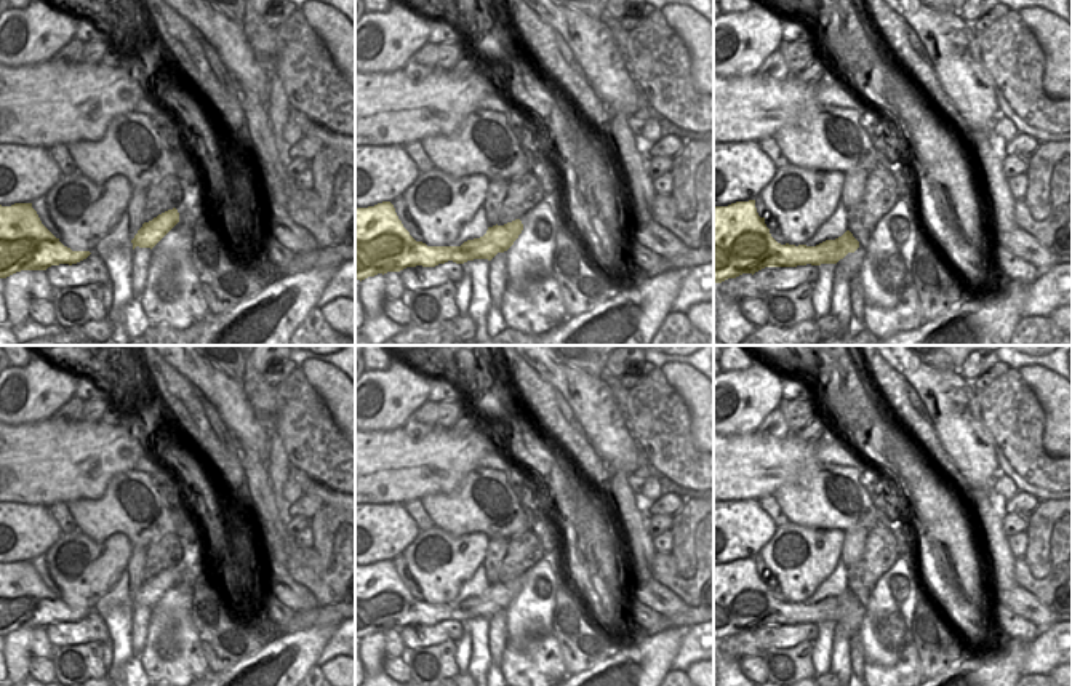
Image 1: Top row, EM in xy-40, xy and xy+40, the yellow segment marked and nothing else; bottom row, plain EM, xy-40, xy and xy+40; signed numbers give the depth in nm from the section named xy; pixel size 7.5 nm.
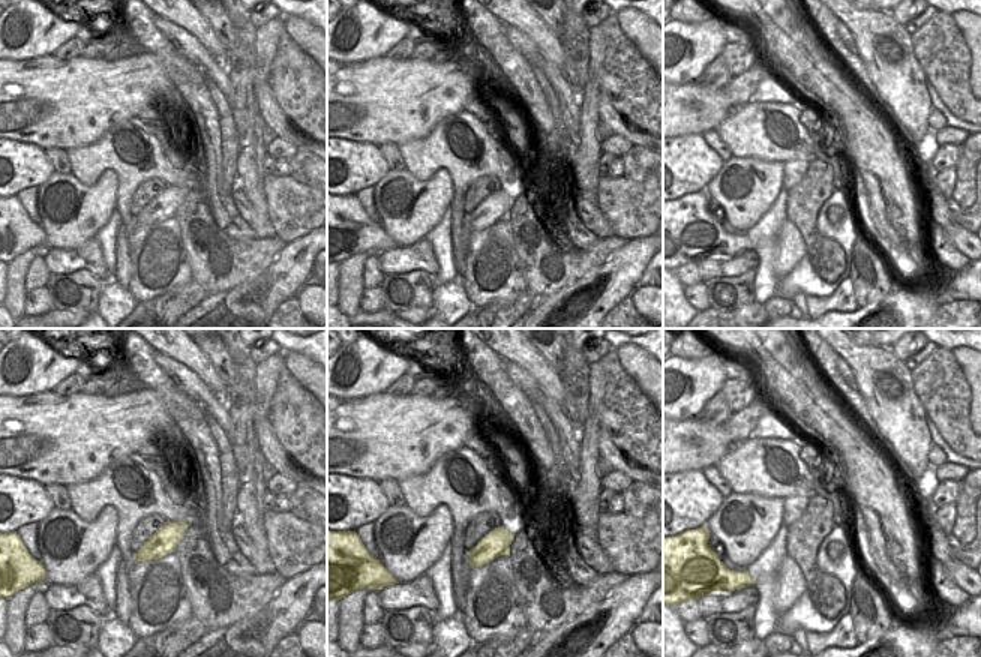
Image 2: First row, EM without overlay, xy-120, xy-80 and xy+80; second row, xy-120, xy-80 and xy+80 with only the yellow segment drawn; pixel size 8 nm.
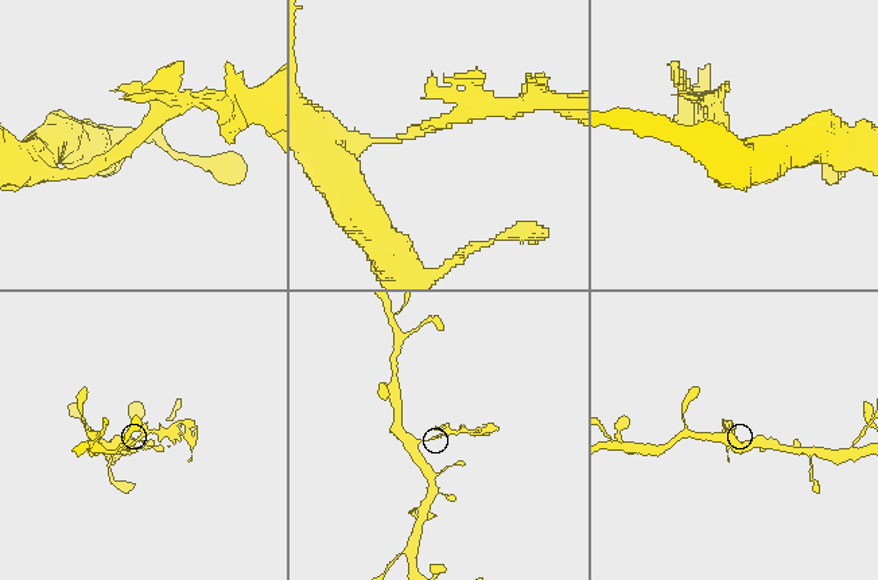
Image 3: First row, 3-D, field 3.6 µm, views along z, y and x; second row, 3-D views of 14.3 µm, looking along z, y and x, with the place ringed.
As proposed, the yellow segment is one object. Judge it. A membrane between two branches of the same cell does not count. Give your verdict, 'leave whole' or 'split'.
split

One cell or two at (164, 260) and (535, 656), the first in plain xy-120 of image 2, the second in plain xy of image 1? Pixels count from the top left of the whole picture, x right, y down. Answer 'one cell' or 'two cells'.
one cell

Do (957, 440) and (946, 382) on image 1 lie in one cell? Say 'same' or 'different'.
same

